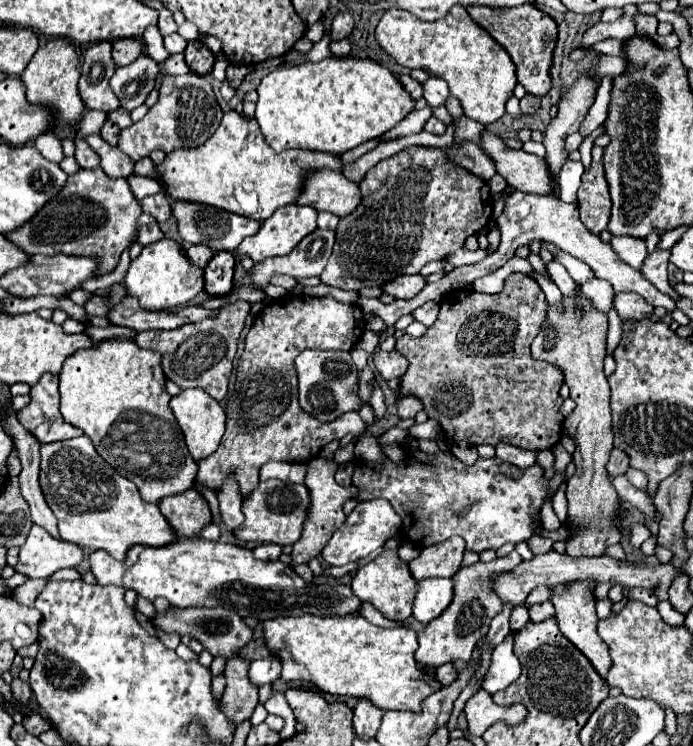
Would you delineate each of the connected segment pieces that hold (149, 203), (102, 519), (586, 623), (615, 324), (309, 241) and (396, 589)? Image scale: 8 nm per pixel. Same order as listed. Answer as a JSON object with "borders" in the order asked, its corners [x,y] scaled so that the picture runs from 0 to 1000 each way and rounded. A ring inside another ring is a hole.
{"borders":[[[[229,257],[229,260],[224,260],[224,263],[206,265],[206,268],[203,268],[203,279],[206,279],[209,287],[221,290],[229,300],[238,298],[238,295],[247,290],[247,276],[244,276],[244,271],[241,271],[241,265],[238,265],[235,257]]],[[[126,584],[59,601],[59,654],[85,697],[88,721],[111,732],[152,737],[160,748],[180,751],[183,737],[195,729],[232,735],[261,724],[229,681],[206,673],[195,649],[172,638],[137,606]]],[[[830,777],[830,780],[818,780],[815,786],[818,786],[818,791],[812,796],[804,796],[798,788],[792,791],[795,794],[792,807],[801,815],[801,828],[804,828],[807,845],[827,861],[827,866],[833,871],[838,871],[847,879],[847,885],[856,890],[861,903],[873,912],[873,906],[882,895],[882,882],[879,882],[876,863],[861,850],[864,828],[859,823],[859,799],[856,799],[856,791],[859,791],[861,780],[859,777]]],[[[882,410],[882,416],[879,416],[877,421],[877,445],[876,445],[876,476],[883,475],[886,468],[893,461],[893,456],[896,456],[896,450],[899,448],[898,444],[898,429],[892,424],[886,410]]],[[[469,306],[452,308],[414,343],[397,343],[397,346],[380,349],[377,354],[368,354],[365,359],[368,381],[382,383],[388,381],[388,373],[397,367],[417,367],[426,375],[434,375],[443,370],[463,370],[478,343],[481,324],[483,324],[481,308],[469,308]]],[[[573,737],[550,740],[538,753],[518,761],[515,769],[509,772],[509,794],[521,804],[538,810],[561,831],[587,831],[593,826],[593,815],[596,815],[602,791],[605,791],[605,783],[602,777],[596,777],[587,761],[587,753],[582,753],[573,745]]]]}

